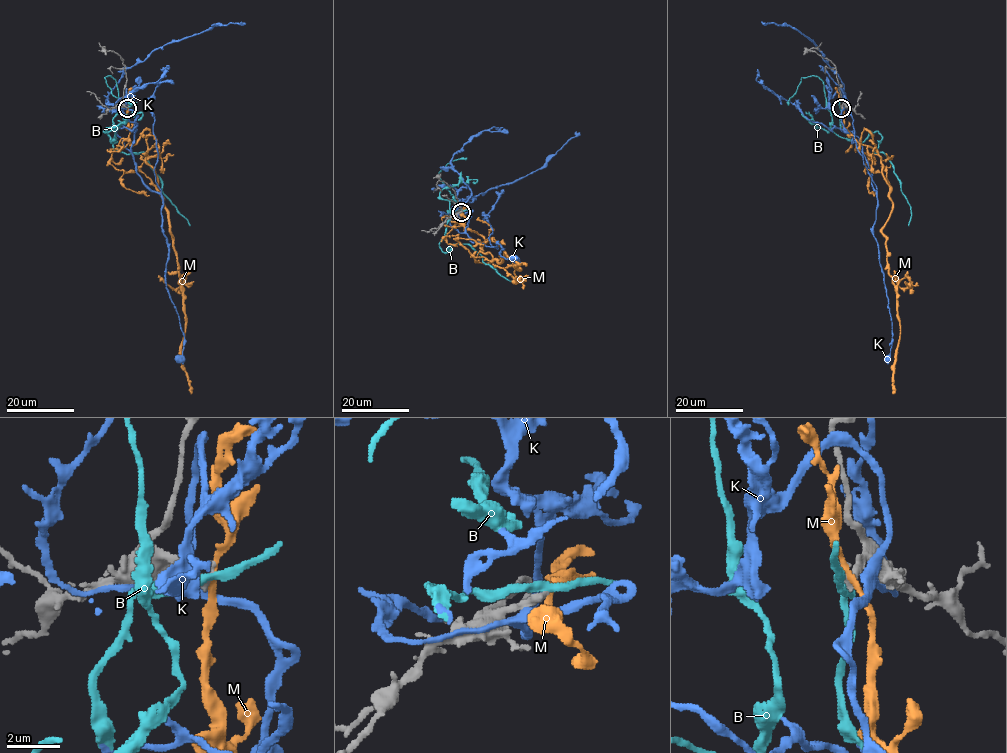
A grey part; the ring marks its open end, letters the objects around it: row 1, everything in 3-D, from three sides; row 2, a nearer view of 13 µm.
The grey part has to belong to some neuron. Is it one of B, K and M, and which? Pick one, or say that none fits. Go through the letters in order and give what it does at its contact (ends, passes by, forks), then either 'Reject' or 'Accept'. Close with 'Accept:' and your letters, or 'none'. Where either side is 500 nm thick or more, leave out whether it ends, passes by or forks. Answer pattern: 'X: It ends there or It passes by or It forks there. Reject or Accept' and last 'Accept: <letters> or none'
B: It passes by. Reject
K: It forks there. Reject
M: It passes by. Reject
Accept: none

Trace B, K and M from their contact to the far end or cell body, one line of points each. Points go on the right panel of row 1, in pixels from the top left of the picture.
B: (840, 106), (840, 126), (851, 140), (878, 133), (874, 154), (883, 153), (892, 165), (910, 206), (908, 225)
K: (843, 106), (844, 129), (866, 161), (876, 191), (873, 236), (892, 336), (886, 362)
M: (840, 106), (844, 127), (854, 141), (865, 129), (873, 138), (892, 203), (881, 234), (899, 322), (893, 394)

